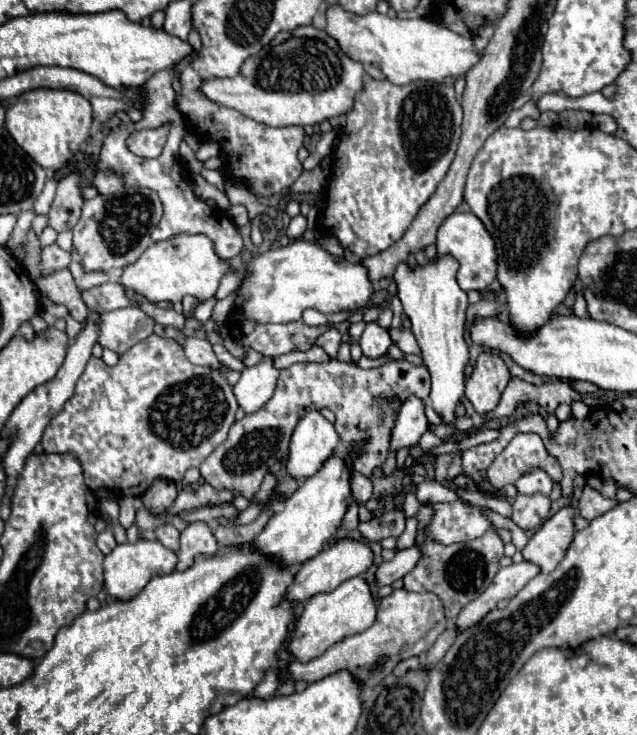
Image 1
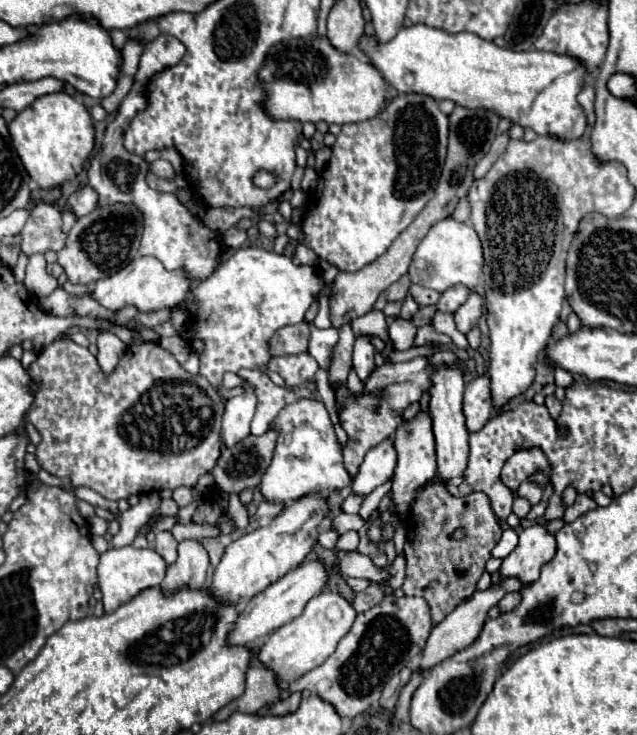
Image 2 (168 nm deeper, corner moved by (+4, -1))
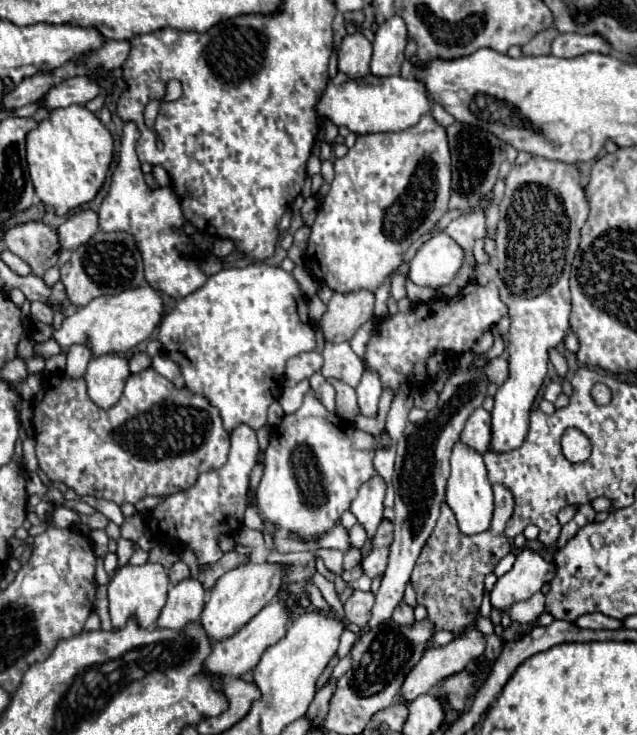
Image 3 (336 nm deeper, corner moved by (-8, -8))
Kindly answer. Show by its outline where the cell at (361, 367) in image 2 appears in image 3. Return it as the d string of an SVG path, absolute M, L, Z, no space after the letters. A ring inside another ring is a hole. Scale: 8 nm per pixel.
M372 370L364 372L364 376L360 380L360 386L356 388L356 394L358 394L360 414L368 416L368 418L374 418L376 408L378 408L378 400L380 400L380 394L382 394L380 378L376 378L376 372L372 372Z

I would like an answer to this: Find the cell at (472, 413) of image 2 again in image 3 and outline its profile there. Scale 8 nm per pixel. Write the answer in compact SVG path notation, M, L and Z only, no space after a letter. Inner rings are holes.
M478 408L470 414L470 418L460 434L460 442L470 446L472 450L476 450L478 454L484 454L490 444L490 434L492 434L490 412L486 412L484 408Z

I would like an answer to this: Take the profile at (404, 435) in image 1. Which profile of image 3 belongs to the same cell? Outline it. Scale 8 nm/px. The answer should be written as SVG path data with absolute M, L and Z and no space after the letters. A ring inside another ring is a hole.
M376 476L370 482L366 482L364 486L360 486L358 496L352 500L350 504L350 512L356 516L358 524L364 526L366 534L372 536L376 532L376 528L380 526L382 518L384 518L384 492L386 492L386 482Z

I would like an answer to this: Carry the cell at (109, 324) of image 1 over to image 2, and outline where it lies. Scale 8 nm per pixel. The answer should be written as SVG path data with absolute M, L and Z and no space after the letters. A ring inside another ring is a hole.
M112 331L98 333L98 357L96 359L104 373L114 371L114 367L122 359L124 351L126 351L126 343L122 343L118 335L114 335Z

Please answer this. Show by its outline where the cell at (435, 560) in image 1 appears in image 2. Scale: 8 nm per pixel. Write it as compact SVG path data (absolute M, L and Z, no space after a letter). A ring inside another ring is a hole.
M432 479L420 491L408 515L408 539L404 545L408 567L406 567L406 581L402 585L404 593L424 597L432 609L432 621L440 623L452 609L456 609L464 599L468 599L476 591L476 583L486 571L486 561L492 557L492 549L500 541L500 535L502 535L502 529L484 493L470 493L468 497L460 499L460 497L450 495L436 479ZM456 527L464 527L468 531L468 535L462 541L454 541L450 537Z

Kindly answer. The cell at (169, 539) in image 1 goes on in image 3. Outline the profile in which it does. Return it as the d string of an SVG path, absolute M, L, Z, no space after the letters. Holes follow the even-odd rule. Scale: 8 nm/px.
M178 560L172 568L170 568L170 572L168 572L168 578L170 578L170 584L174 586L174 584L178 584L178 582L182 582L182 580L186 580L186 578L190 578L190 568L182 562L182 560Z

